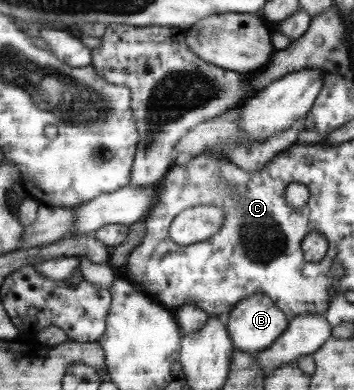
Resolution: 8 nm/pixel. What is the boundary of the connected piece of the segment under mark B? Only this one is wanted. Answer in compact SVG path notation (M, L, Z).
M263 293L254 294L237 302L225 320L233 346L252 355L268 349L285 332L291 321L272 298Z

